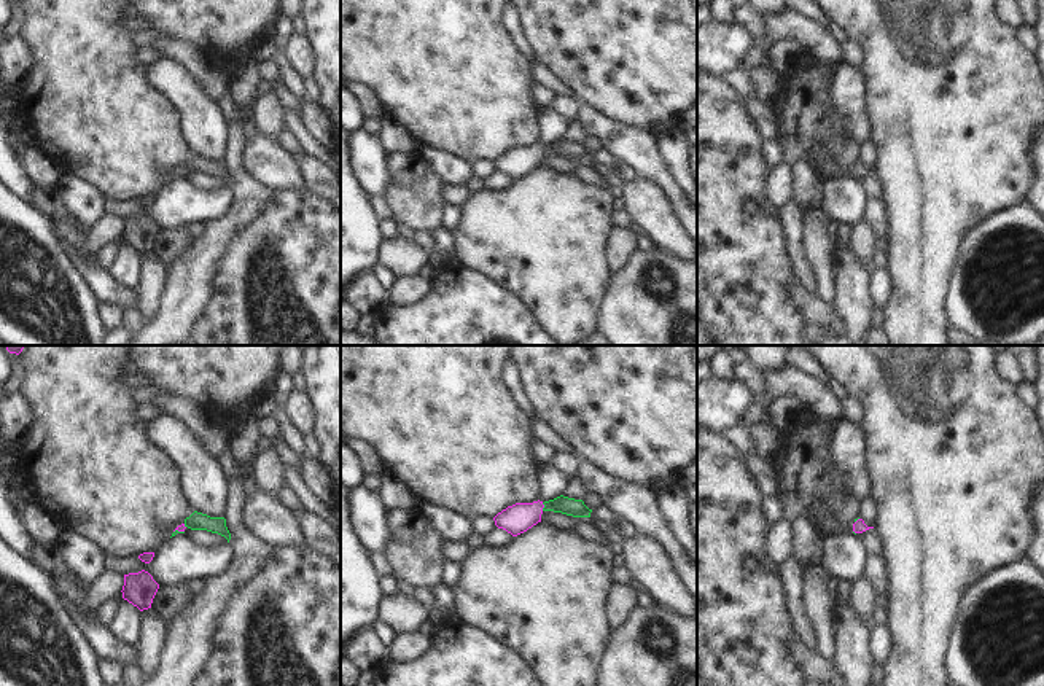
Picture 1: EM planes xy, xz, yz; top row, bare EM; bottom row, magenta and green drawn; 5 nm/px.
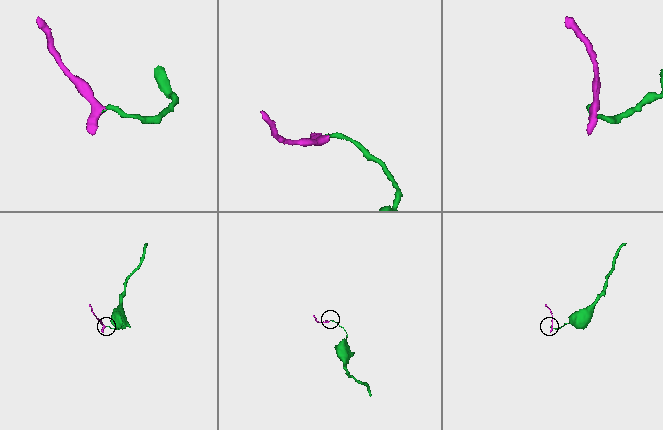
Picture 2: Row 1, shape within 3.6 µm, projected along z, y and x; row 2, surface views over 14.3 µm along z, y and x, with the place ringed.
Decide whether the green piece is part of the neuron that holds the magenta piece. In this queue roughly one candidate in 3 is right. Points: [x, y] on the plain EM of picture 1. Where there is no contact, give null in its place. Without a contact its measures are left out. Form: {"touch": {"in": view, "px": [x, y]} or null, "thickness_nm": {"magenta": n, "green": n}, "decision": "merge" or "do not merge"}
{"touch": {"in": "xz", "px": [543, 150]}, "thickness_nm": {"magenta": 150, "green": 90}, "decision": "merge"}

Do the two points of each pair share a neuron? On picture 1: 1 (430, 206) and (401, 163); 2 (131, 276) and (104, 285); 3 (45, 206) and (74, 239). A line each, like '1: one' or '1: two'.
1: one
2: two
3: one

